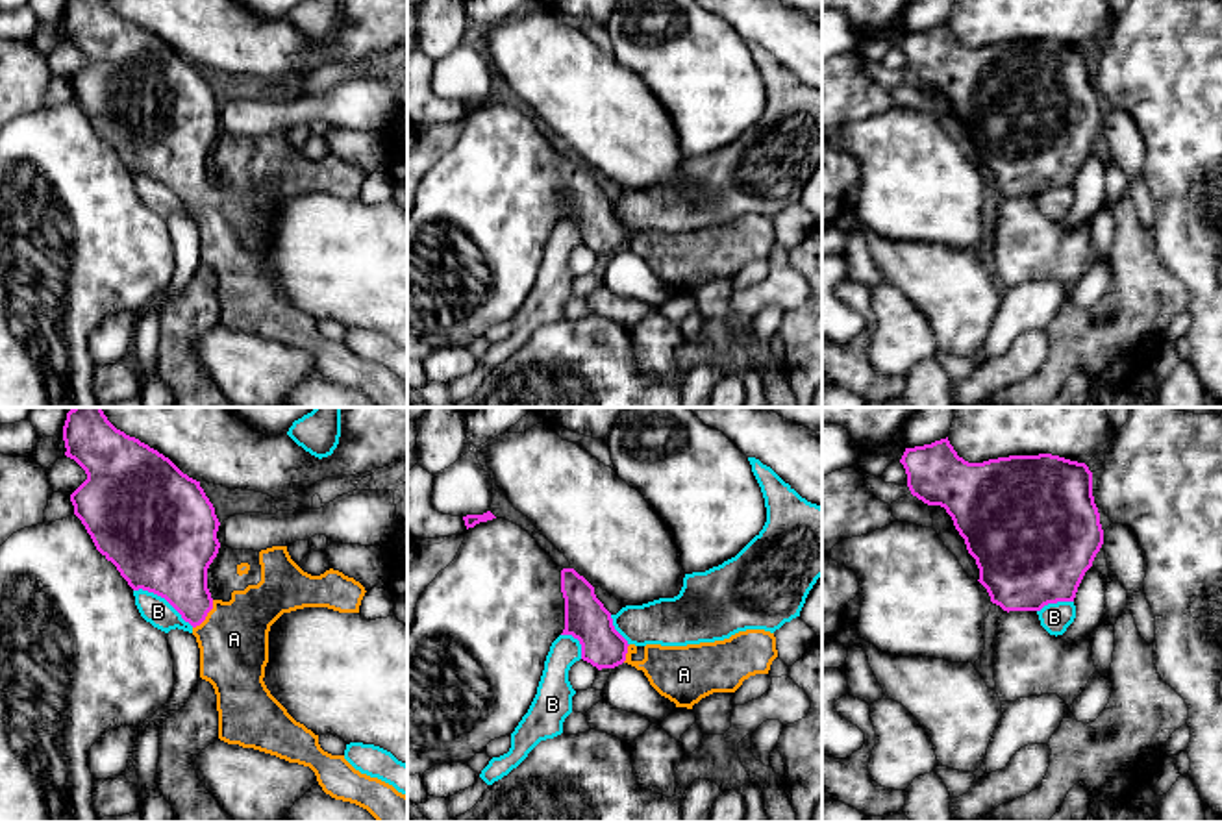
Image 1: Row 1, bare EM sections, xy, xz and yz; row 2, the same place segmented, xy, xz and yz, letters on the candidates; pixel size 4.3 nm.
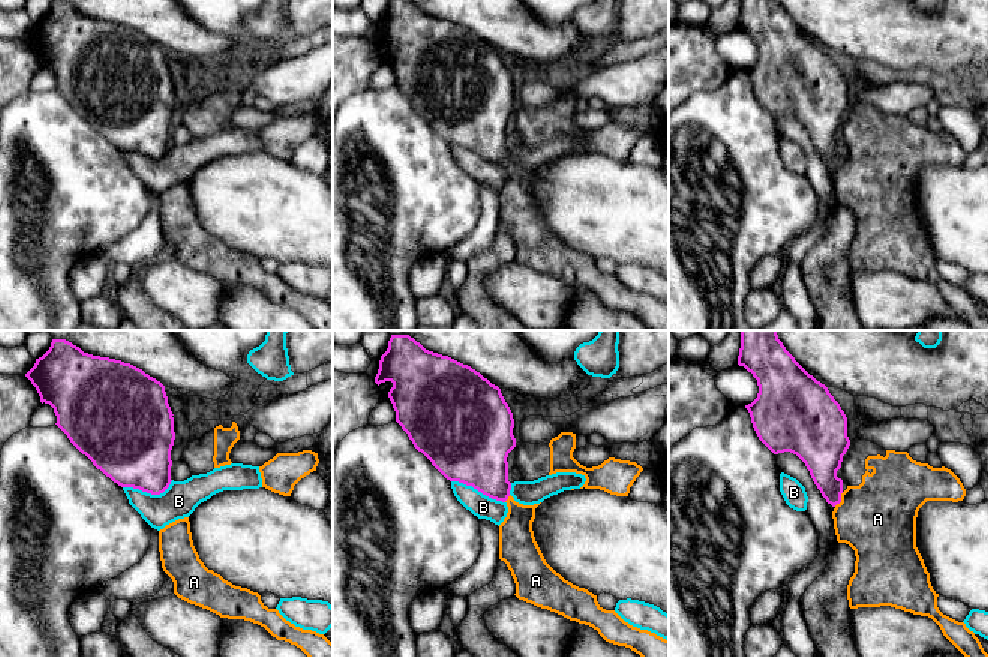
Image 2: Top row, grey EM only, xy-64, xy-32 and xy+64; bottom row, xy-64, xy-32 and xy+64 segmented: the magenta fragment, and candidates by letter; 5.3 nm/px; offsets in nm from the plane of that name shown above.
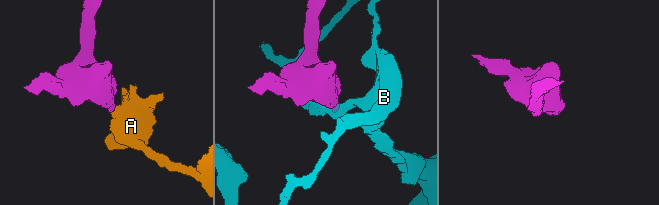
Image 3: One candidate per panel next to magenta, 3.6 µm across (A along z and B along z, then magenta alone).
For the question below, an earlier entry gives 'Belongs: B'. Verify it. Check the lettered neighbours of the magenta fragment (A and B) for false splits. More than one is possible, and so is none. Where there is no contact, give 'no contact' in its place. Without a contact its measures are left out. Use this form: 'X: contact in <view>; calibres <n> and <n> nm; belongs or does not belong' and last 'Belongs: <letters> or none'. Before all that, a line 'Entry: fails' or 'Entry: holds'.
Entry: fails
A: contact in xy; calibres 280 and 300 nm; belongs
B: contact in xy; calibres 460 and 120 nm; does not belong
Belongs: A

